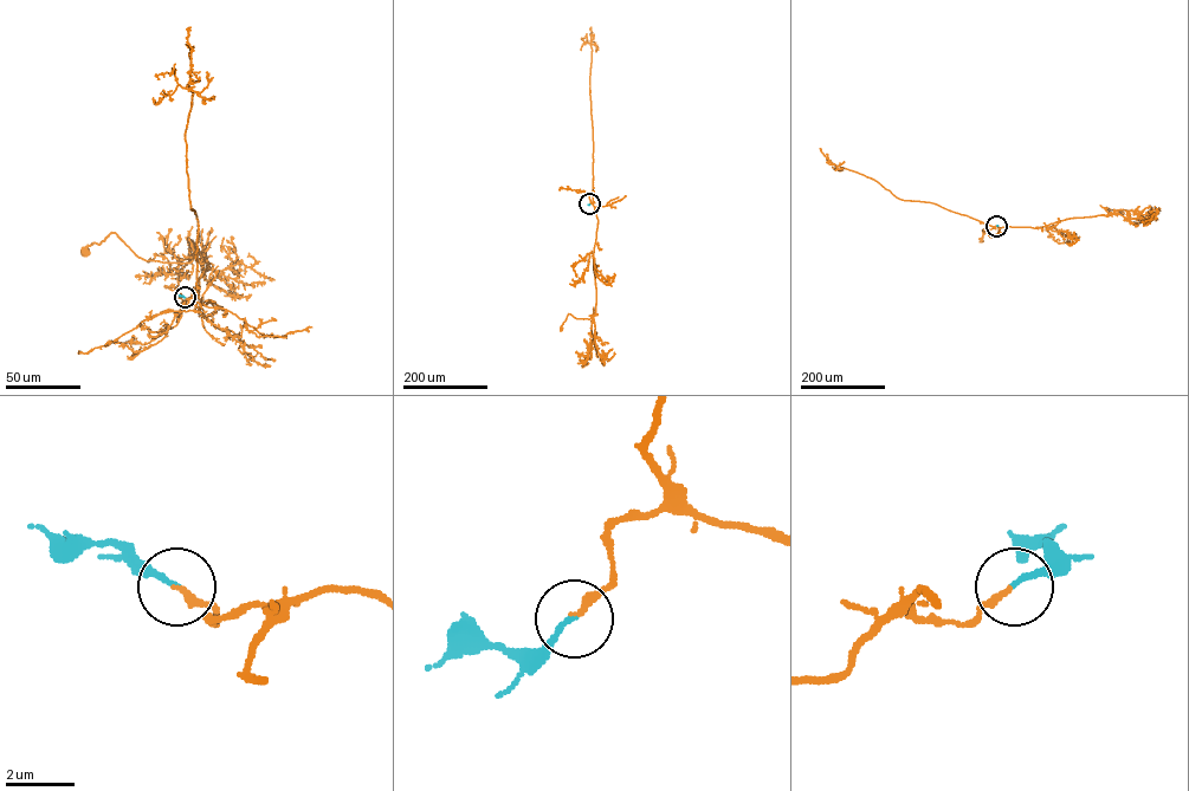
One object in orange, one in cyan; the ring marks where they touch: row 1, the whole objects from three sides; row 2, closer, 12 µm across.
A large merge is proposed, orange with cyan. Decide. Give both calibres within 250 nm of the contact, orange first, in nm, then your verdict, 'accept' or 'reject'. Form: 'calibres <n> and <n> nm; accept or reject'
calibres 200 and 150 nm; accept

